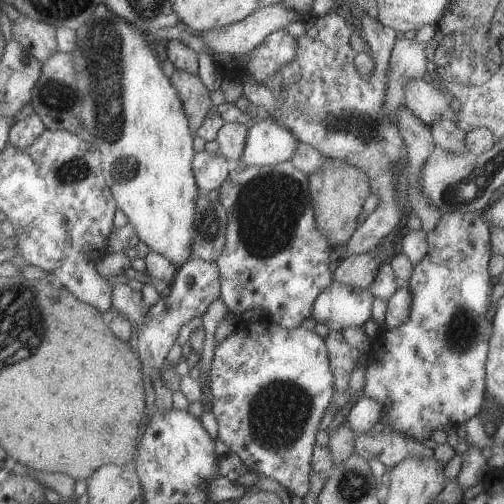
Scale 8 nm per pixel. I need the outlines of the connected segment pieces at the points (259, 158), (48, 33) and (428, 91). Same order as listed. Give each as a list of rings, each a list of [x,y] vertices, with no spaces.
[[[265,119],[248,130],[239,165],[275,166],[291,161],[298,142],[286,126]]]
[[[20,14],[12,23],[12,39],[44,63],[58,51],[56,28]]]
[[[422,79],[408,80],[404,86],[405,106],[430,127],[440,116],[453,118],[453,108],[442,90]]]

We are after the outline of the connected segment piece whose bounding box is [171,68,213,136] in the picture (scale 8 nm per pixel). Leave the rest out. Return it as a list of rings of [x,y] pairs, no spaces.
[[[174,70],[171,82],[178,90],[178,96],[184,104],[184,113],[188,116],[190,131],[193,136],[197,135],[198,128],[206,119],[213,102],[210,99],[210,91],[198,74],[190,74],[186,70]]]

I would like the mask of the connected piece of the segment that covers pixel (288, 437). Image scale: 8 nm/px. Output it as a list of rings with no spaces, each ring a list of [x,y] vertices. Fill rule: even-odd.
[[[263,319],[254,324],[241,324],[237,332],[232,336],[226,338],[222,343],[215,346],[215,359],[212,360],[212,368],[209,372],[210,392],[213,392],[211,401],[211,410],[218,424],[218,437],[234,452],[243,463],[243,469],[253,471],[263,476],[268,476],[271,480],[278,482],[284,486],[291,496],[303,499],[308,491],[310,491],[310,472],[312,472],[312,456],[316,444],[316,435],[319,432],[320,421],[323,418],[324,412],[327,410],[329,404],[337,396],[335,391],[335,377],[332,373],[329,353],[325,344],[325,339],[314,330],[306,329],[302,326],[294,329],[284,329],[278,324],[274,324],[269,319]]]

